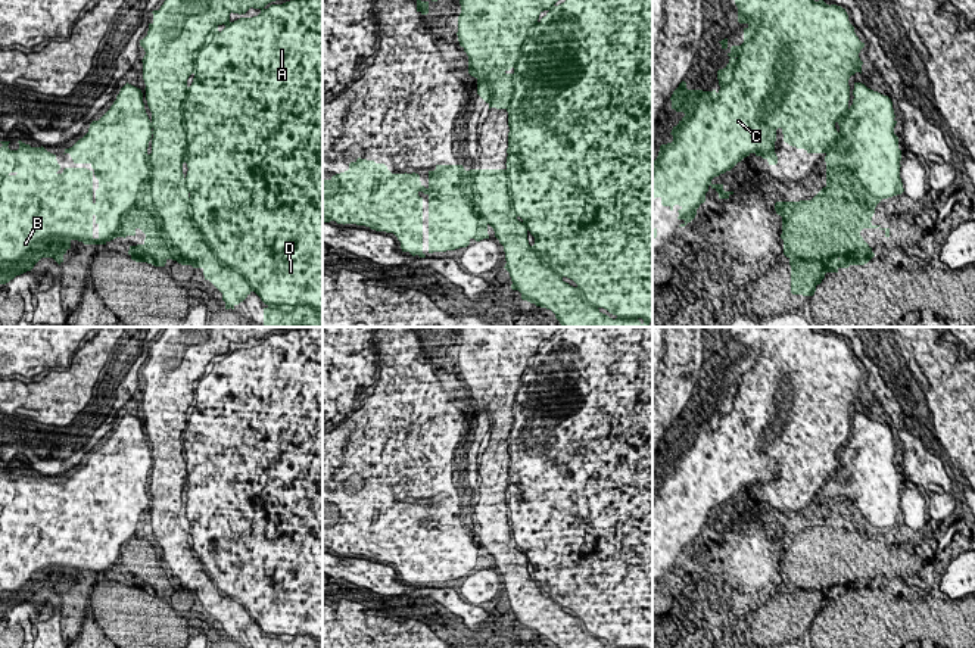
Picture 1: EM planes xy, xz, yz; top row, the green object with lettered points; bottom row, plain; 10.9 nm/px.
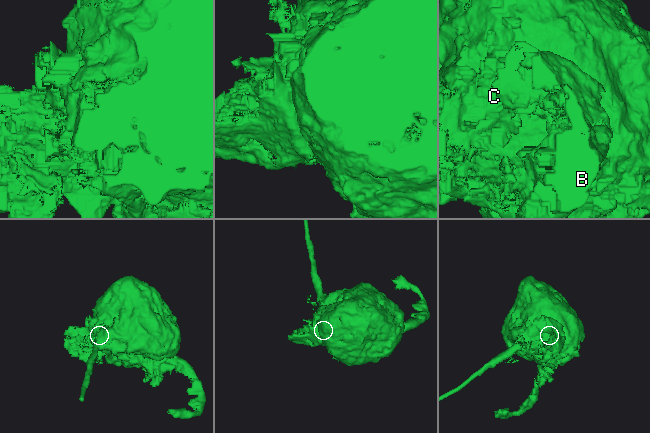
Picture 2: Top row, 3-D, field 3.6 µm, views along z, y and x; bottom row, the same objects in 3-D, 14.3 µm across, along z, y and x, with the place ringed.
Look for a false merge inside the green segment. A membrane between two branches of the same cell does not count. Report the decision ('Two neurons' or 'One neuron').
Two neurons

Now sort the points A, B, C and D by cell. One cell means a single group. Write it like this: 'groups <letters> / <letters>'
groups A C D / B

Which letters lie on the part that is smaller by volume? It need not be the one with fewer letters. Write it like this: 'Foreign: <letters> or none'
Foreign: B

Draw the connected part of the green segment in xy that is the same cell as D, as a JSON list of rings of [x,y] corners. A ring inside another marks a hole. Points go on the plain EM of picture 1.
[[[166,327],[159,340],[153,340],[153,352],[147,365],[140,370],[146,384],[143,387],[143,409],[146,430],[152,442],[152,483],[146,485],[149,501],[155,495],[163,499],[181,498],[187,493],[186,517],[189,529],[163,529],[161,542],[152,549],[146,539],[146,552],[141,561],[144,573],[130,576],[128,585],[135,592],[147,592],[165,596],[168,589],[181,595],[202,598],[205,610],[209,610],[221,623],[225,639],[234,639],[252,621],[267,635],[264,648],[323,648],[323,327],[296,327],[283,334],[275,330],[287,327]],[[250,337],[261,343],[253,348],[230,351],[230,343],[244,345]]]

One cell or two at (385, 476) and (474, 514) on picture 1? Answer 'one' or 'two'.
one

